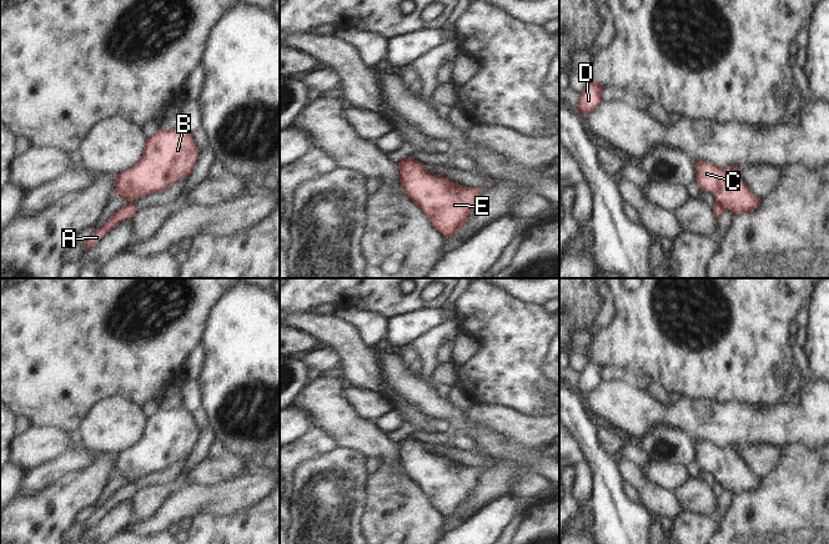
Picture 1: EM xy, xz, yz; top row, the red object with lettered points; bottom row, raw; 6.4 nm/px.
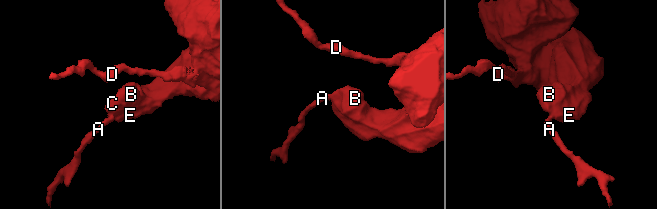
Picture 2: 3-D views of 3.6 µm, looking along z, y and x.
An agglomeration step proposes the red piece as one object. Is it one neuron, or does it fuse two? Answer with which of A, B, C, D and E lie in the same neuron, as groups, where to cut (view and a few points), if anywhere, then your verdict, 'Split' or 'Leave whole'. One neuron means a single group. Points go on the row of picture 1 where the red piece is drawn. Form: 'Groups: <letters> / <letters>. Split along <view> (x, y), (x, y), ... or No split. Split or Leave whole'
Groups: A / B C D E. Split along yz (717, 201), (724, 208). Split

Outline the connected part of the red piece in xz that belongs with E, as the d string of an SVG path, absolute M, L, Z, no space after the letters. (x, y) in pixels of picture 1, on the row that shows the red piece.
M413 157L398 162L401 187L444 238L453 237L477 207L483 190L433 175Z

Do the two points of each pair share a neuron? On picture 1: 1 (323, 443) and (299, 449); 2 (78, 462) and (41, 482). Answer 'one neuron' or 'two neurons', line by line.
1: one neuron
2: one neuron

